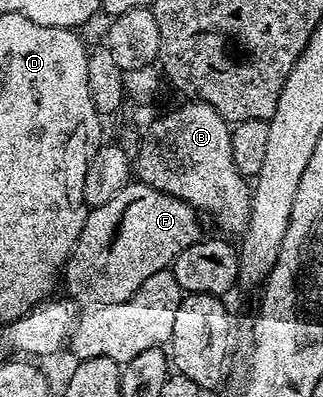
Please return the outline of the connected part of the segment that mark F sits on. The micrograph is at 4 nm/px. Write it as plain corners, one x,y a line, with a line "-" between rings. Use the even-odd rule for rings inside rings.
127,183
109,202
96,204
88,211
87,221
61,273
62,283
67,283
66,295
79,306
125,302
150,276
168,271
178,256
200,241
199,216
196,208
181,198
159,192
148,184

